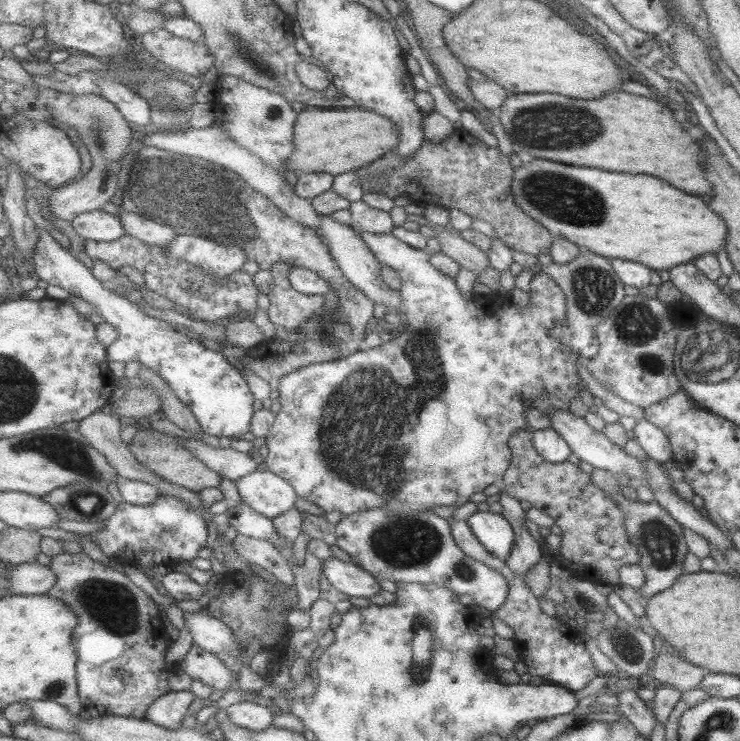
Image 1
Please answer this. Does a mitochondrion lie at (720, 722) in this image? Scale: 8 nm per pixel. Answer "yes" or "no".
yes

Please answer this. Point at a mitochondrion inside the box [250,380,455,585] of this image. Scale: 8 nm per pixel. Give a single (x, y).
(404, 543)

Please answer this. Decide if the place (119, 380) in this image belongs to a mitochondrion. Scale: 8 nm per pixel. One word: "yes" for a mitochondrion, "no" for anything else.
no

